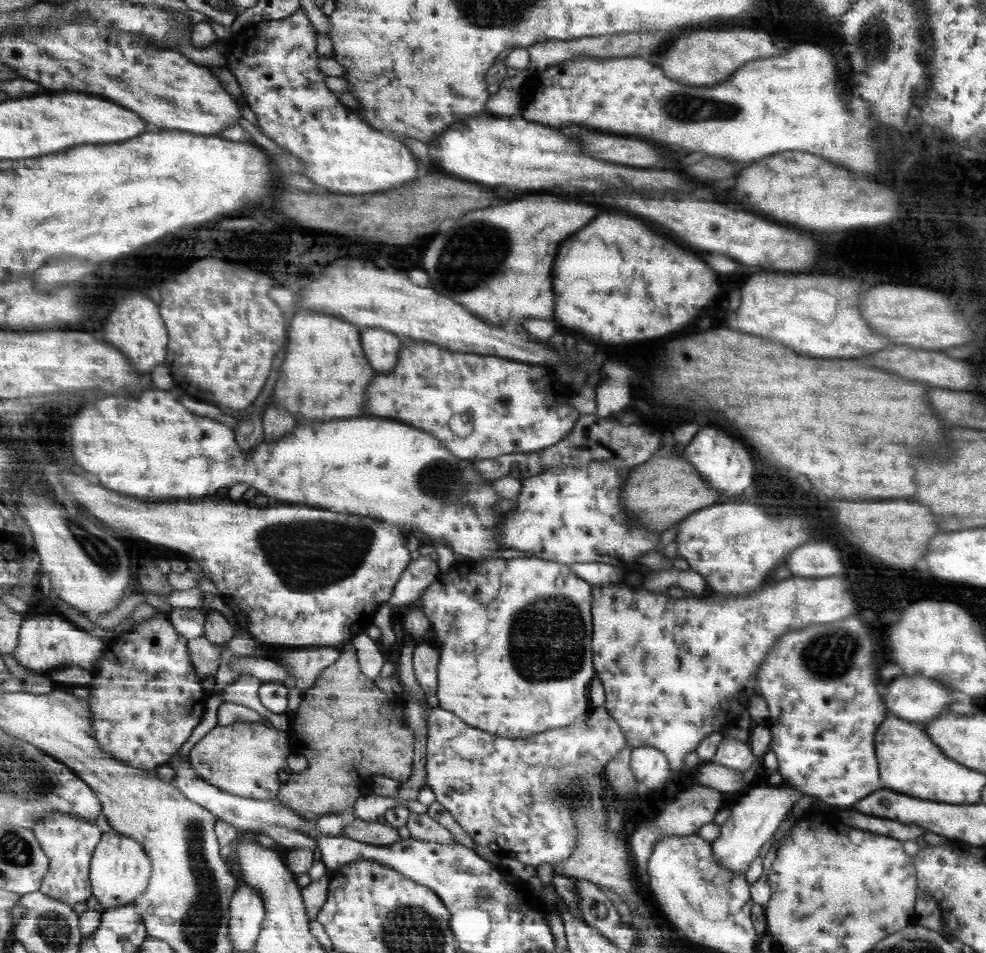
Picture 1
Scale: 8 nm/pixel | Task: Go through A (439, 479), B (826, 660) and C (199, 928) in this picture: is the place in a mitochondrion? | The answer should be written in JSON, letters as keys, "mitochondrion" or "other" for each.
{"A":"mitochondrion","B":"mitochondrion","C":"mitochondrion"}

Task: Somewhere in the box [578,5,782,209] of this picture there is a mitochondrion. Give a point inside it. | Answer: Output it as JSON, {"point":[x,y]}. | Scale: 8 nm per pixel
{"point":[683,106]}

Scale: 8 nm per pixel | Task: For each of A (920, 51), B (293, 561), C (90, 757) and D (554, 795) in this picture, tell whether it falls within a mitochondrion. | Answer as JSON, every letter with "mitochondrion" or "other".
{"A":"other","B":"mitochondrion","C":"other","D":"mitochondrion"}

